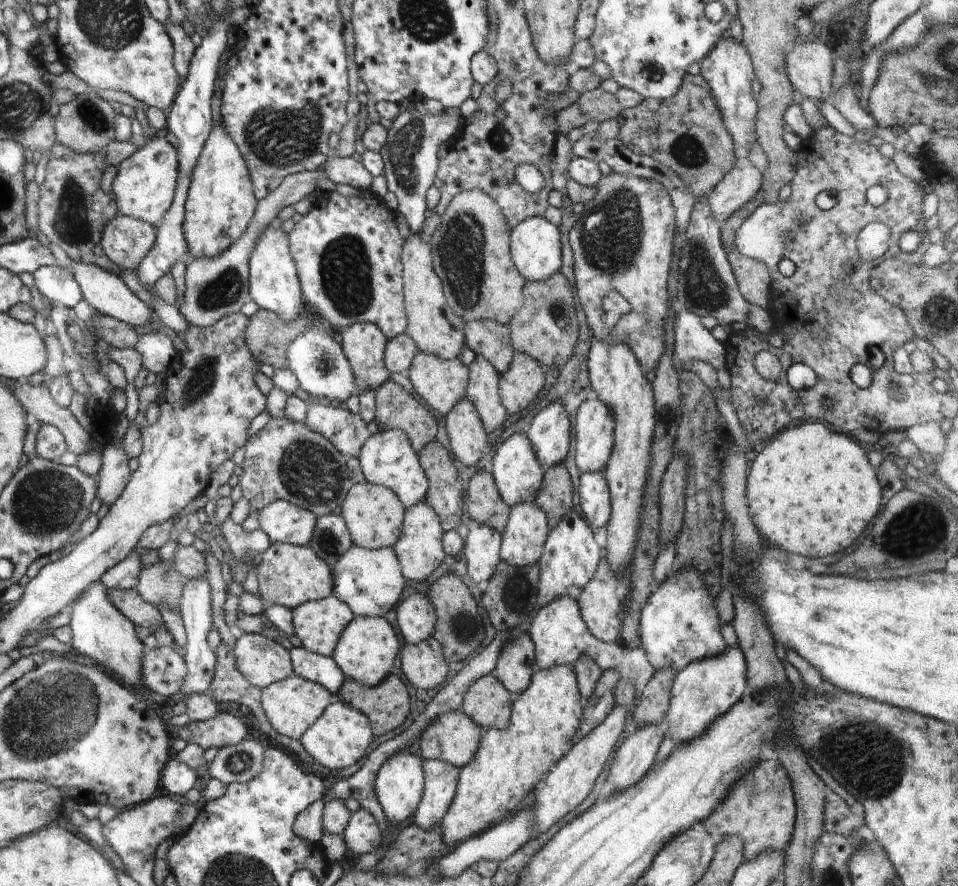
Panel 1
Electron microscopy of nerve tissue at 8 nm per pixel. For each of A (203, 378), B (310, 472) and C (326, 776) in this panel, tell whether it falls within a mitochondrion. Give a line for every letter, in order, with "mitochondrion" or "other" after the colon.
A: mitochondrion
B: mitochondrion
C: other

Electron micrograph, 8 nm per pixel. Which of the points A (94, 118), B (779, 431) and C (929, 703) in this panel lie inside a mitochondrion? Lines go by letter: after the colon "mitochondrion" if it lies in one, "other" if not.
A: mitochondrion
B: other
C: other

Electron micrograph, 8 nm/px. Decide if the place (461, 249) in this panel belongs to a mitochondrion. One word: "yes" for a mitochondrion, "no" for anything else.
yes

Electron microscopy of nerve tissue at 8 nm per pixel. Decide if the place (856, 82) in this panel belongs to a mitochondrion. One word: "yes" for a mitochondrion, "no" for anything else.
no

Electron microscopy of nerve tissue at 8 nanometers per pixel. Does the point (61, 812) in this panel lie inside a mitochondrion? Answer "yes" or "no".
no

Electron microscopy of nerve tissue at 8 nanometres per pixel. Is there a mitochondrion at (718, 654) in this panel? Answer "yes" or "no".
no

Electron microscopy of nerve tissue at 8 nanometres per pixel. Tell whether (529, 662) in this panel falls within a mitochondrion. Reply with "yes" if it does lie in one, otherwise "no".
no

